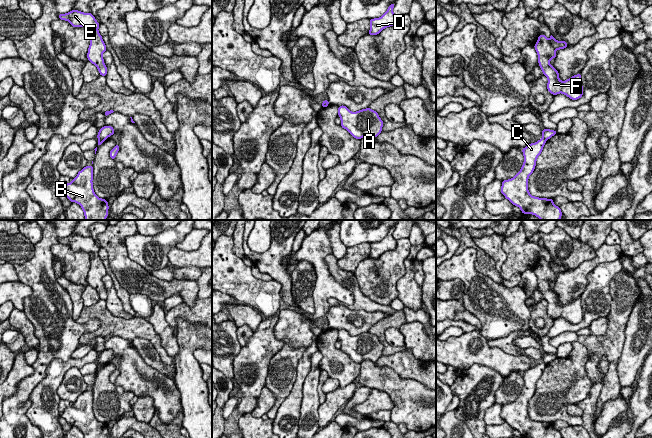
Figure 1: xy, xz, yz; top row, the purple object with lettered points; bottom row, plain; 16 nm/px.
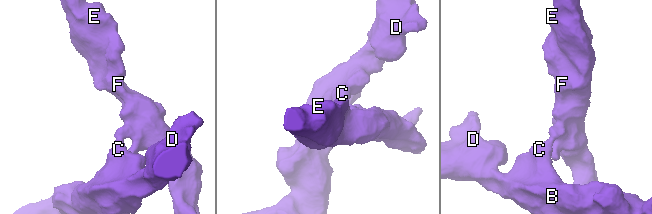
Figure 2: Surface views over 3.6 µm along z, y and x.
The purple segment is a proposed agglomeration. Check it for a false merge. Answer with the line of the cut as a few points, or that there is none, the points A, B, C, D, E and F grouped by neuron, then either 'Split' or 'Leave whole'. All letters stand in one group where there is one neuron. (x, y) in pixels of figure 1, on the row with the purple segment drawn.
Split along yz (543, 137), (545, 140). Groups: A E F / B C D. Split

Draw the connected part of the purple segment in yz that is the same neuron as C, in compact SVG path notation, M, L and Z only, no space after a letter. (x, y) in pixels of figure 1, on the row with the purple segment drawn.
M542 138L522 149L524 163L515 177L502 181L501 193L513 205L518 206L523 214L533 214L540 220L560 220L562 212L560 207L554 205L553 199L534 197L529 193L528 190L528 178L535 169L536 160L541 154L545 143L546 140Z

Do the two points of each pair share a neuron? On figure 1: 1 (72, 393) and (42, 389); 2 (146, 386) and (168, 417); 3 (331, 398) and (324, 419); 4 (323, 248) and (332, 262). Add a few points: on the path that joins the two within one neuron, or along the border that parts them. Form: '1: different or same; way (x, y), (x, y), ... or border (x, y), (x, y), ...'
1: different; border (68, 370), (57, 389), (60, 399)
2: same; way (154, 392), (167, 405), (167, 409)
3: same; way (331, 403), (326, 414)
4: different; border (330, 253), (324, 261), (333, 278)

